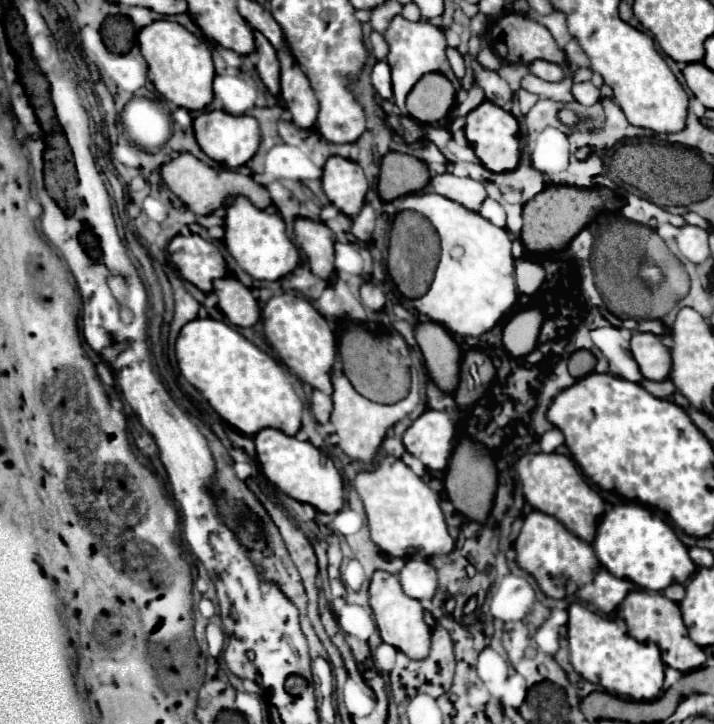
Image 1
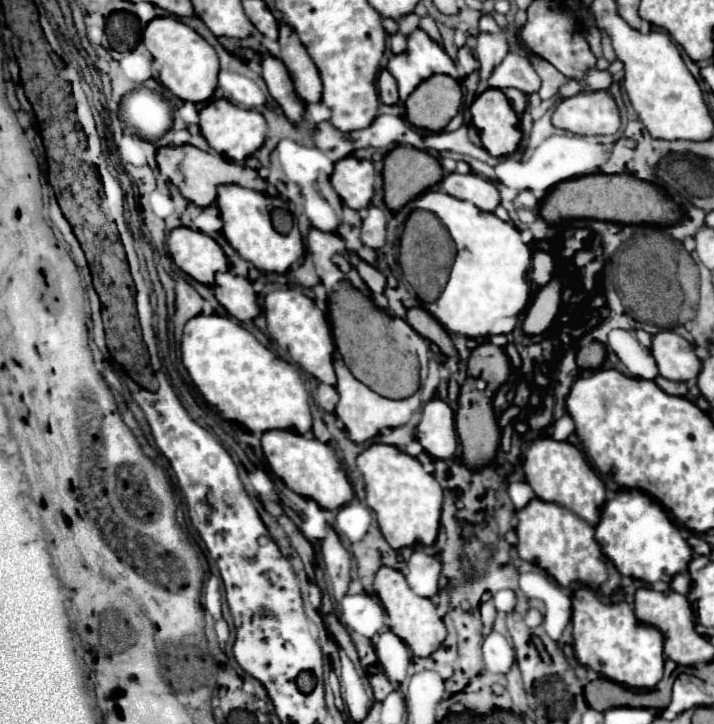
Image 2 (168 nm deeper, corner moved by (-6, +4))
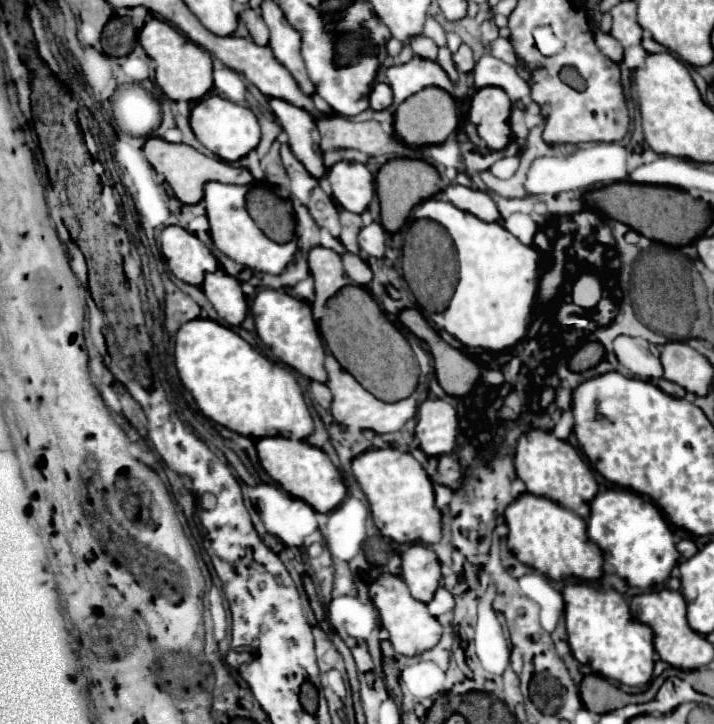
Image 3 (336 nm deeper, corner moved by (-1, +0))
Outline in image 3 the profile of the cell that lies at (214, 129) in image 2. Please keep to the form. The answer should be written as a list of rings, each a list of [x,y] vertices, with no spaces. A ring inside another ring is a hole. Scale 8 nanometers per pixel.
[[[217,94],[205,96],[203,100],[199,100],[193,106],[191,128],[197,136],[197,140],[225,162],[237,162],[239,158],[247,156],[251,150],[257,148],[259,138],[261,138],[257,116],[249,108],[233,104],[233,102],[217,96]]]

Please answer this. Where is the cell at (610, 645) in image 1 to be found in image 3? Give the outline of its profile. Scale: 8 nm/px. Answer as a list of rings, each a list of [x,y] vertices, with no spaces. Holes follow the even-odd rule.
[[[569,584],[563,590],[565,625],[571,654],[595,674],[627,686],[647,686],[653,676],[653,630],[633,620],[629,604],[615,590],[599,592],[589,584]]]

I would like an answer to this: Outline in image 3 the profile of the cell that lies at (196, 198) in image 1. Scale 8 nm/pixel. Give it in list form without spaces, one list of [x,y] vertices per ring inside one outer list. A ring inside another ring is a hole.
[[[149,138],[145,142],[145,156],[151,162],[151,166],[157,170],[157,174],[163,174],[163,178],[167,180],[167,184],[173,188],[175,196],[183,204],[199,204],[203,200],[203,188],[207,182],[223,182],[237,186],[249,186],[255,182],[247,168],[237,168],[219,158],[209,158],[187,144],[171,144],[161,138]]]

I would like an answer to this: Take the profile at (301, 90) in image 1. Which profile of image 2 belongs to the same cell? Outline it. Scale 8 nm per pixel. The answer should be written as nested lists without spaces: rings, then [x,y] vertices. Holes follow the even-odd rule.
[[[280,22],[280,60],[290,72],[290,78],[296,86],[298,96],[304,102],[320,102],[322,98],[322,80],[318,76],[318,70],[314,68],[314,62],[310,60],[306,48],[298,40],[298,34],[290,24]]]

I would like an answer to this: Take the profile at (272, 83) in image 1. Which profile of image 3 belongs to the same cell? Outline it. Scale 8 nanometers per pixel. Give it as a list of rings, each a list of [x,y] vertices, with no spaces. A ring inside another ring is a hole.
[[[269,98],[269,102],[289,136],[289,146],[293,154],[305,164],[311,176],[321,178],[325,172],[325,164],[319,150],[319,132],[313,116],[305,108],[293,106],[281,98]]]

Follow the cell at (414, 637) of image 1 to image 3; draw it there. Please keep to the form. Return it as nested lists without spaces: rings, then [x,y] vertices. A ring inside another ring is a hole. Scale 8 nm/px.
[[[381,574],[369,588],[369,598],[375,604],[375,608],[379,610],[381,616],[381,624],[383,628],[389,632],[389,640],[393,644],[393,648],[403,654],[403,656],[417,656],[425,650],[431,650],[433,646],[439,644],[441,640],[441,624],[437,622],[435,616],[429,614],[427,604],[413,600],[413,596],[409,594],[409,588],[405,588],[405,582],[395,576],[395,574]]]

